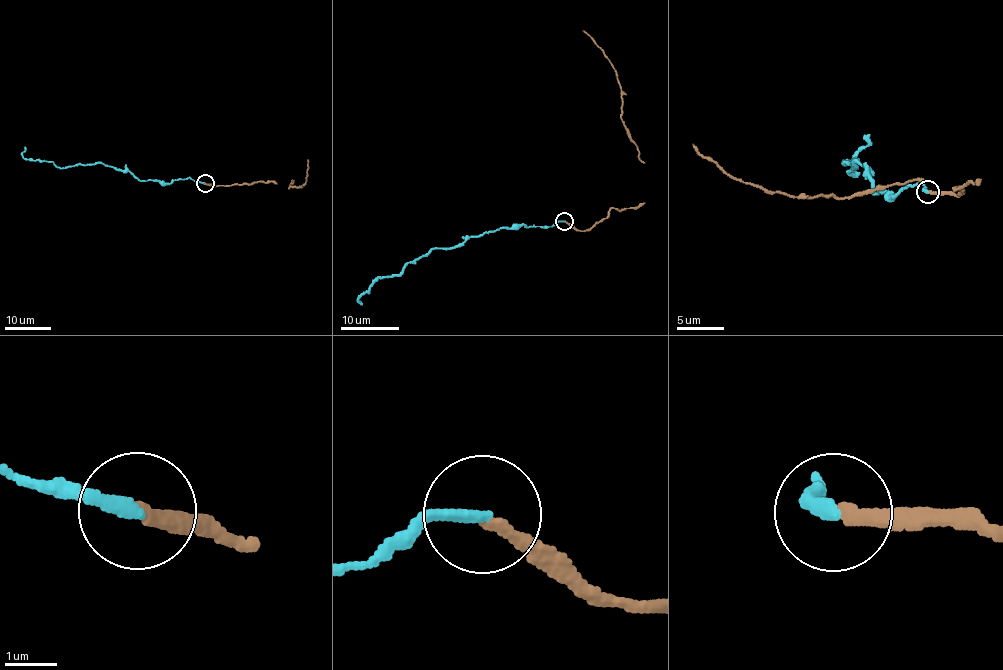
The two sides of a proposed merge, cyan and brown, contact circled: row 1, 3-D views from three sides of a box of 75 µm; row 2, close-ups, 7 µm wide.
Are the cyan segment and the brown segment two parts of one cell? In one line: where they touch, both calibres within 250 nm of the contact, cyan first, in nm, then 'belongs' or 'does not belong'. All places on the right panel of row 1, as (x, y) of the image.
place (928, 192); calibres 240 and 220 nm; belongs

